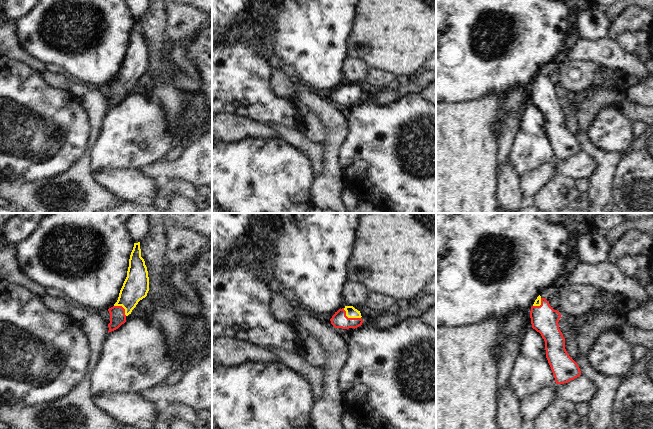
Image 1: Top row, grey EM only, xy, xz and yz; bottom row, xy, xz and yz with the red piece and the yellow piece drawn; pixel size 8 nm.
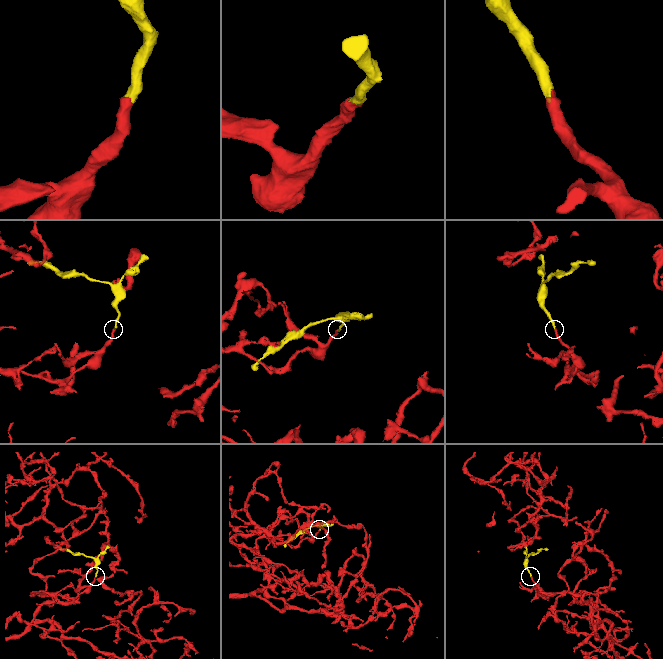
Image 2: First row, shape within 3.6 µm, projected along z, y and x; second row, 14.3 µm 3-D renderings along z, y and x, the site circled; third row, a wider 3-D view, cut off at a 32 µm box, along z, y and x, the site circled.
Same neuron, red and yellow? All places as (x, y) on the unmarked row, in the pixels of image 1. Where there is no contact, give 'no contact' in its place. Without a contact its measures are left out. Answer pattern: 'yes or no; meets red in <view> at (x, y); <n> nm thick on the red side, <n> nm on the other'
yes; meets red in xz at (350, 94); 130 nm thick on the red side, 90 nm on the other

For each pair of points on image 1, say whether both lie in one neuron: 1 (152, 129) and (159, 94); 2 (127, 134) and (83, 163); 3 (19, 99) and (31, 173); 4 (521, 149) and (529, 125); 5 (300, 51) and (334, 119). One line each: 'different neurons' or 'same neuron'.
1: different neurons
2: different neurons
3: same neuron
4: same neuron
5: different neurons

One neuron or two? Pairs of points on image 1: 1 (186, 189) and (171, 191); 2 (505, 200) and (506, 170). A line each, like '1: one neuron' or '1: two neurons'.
1: one neuron
2: one neuron

